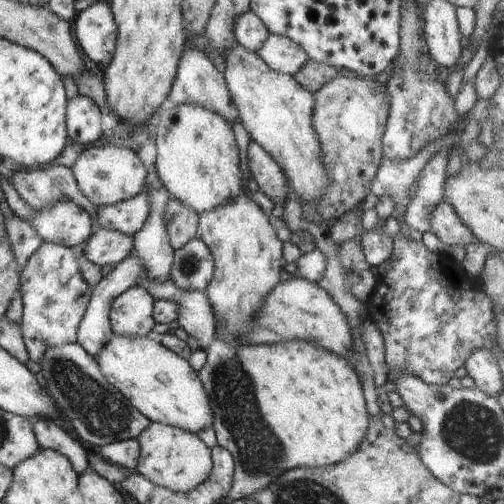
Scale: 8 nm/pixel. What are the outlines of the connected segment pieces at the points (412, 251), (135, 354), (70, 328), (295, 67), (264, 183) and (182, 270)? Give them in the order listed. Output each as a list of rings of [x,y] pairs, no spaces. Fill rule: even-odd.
[[[401,231],[392,237],[391,261],[377,278],[374,294],[366,302],[366,321],[378,327],[385,342],[388,383],[404,372],[421,378],[426,384],[448,385],[454,372],[465,365],[474,350],[486,348],[493,352],[497,332],[492,301],[478,283],[466,278],[462,268],[452,264],[448,254],[432,252],[422,241],[407,238]]]
[[[114,335],[95,359],[102,376],[151,422],[170,425],[192,434],[213,426],[208,396],[198,373],[187,360],[168,350],[159,338]]]
[[[54,242],[43,243],[24,264],[19,276],[23,315],[20,334],[30,360],[40,362],[44,352],[62,343],[76,343],[78,326],[85,316],[93,289],[82,277],[78,260],[86,250],[86,242],[73,247]]]
[[[269,34],[257,53],[272,70],[290,76],[302,70],[309,59],[300,45],[282,35]]]
[[[257,142],[248,144],[248,164],[260,191],[276,205],[282,204],[288,194],[287,176],[274,159]]]
[[[200,238],[174,251],[170,280],[180,290],[205,291],[214,278],[214,257]]]

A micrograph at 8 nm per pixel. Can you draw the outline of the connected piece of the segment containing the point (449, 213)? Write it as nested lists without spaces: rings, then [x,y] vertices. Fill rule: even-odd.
[[[443,200],[430,214],[430,229],[442,242],[450,246],[466,248],[470,244],[478,244],[478,240],[468,226],[460,222],[453,206]]]

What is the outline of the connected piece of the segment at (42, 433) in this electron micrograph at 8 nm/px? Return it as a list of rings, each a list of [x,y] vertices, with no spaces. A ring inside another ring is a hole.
[[[33,419],[35,437],[40,449],[56,450],[68,458],[77,475],[86,472],[88,455],[82,442],[71,438],[68,432],[49,419]]]

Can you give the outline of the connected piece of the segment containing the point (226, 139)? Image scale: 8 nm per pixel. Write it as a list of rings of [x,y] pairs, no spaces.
[[[169,100],[166,104],[168,108],[159,112],[155,131],[155,165],[168,194],[199,215],[234,202],[243,193],[244,174],[240,170],[240,152],[231,124],[202,106],[174,106]]]

